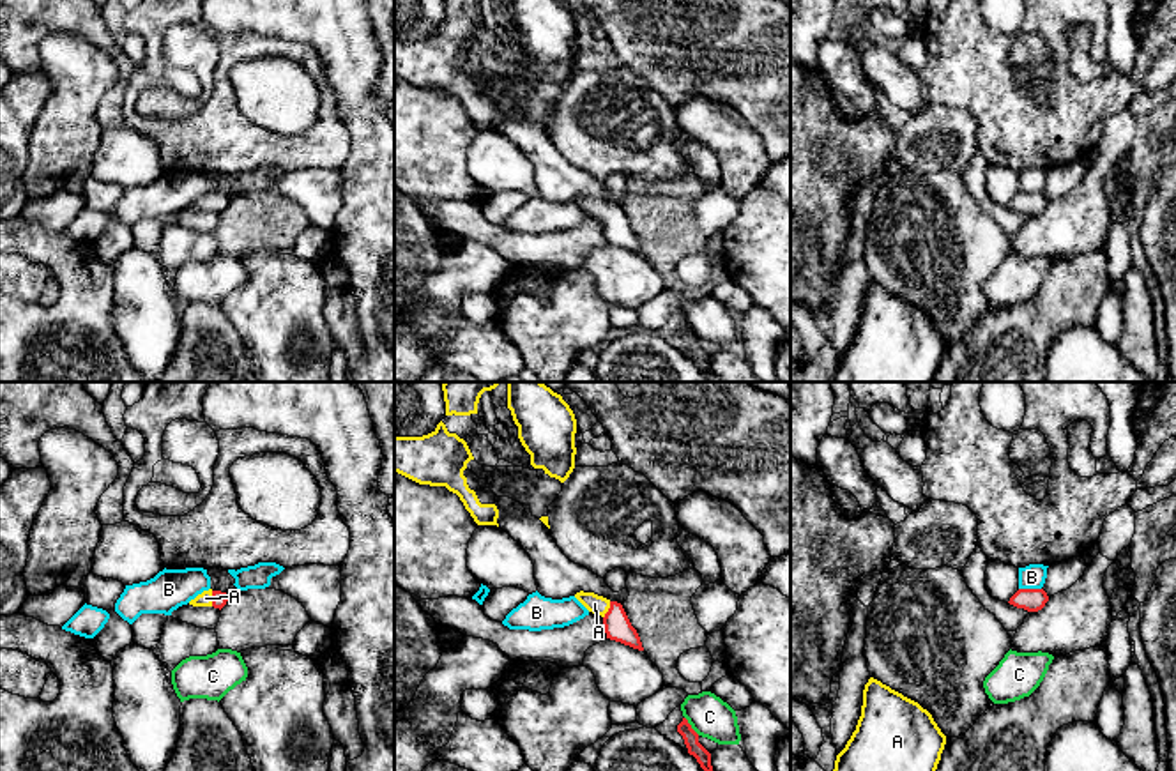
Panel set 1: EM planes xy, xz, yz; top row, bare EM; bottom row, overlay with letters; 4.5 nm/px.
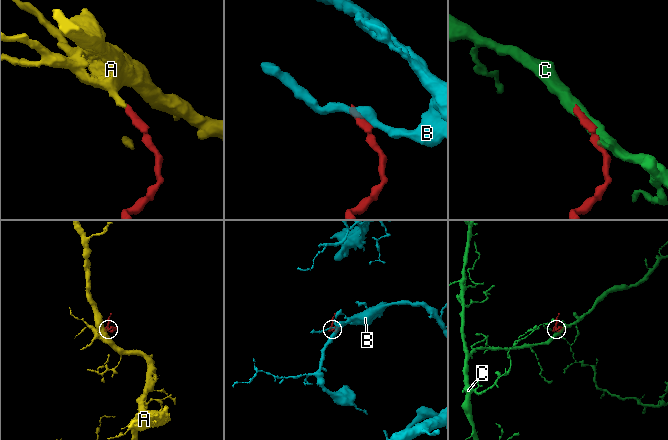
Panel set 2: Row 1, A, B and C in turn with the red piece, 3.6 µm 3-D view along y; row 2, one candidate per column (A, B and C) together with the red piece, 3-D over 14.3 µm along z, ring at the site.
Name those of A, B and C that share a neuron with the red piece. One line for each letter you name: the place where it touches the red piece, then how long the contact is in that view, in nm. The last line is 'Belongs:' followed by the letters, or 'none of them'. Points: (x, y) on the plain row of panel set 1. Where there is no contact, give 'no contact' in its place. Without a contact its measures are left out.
A: xz (609, 214) | 90 nm
Belongs: A

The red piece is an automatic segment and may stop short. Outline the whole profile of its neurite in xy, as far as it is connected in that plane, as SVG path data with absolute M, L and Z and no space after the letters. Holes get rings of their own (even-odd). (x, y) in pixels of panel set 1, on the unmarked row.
M203 195L198 198L195 203L189 205L193 210L214 210L214 212L223 212L228 205L230 198L221 196L221 195Z

